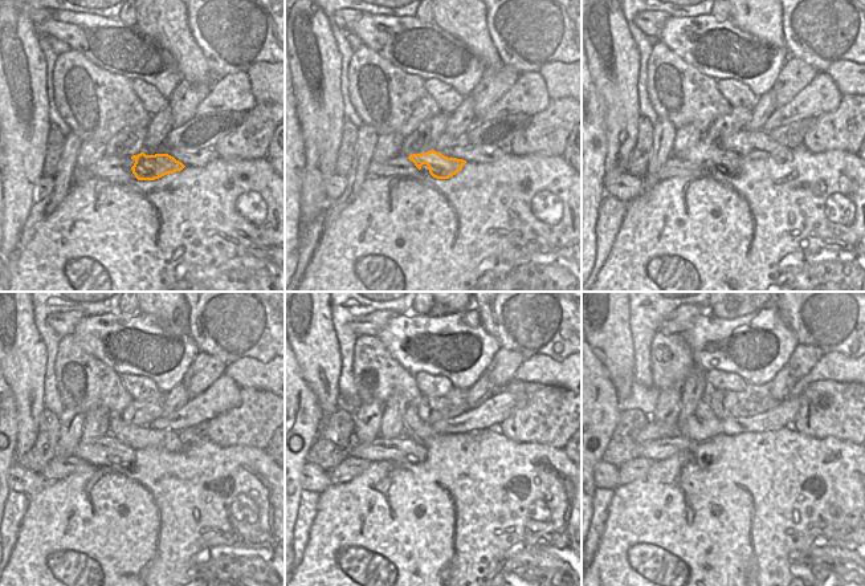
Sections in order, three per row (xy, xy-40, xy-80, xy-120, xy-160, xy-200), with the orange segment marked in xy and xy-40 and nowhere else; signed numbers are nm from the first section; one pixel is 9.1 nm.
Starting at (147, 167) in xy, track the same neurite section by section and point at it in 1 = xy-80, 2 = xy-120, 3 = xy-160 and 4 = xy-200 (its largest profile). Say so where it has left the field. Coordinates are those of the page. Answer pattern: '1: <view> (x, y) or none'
1: xy-80 (706, 155)
2: xy-120 (106, 451)
3: xy-160 (402, 448)
4: xy-200 (655, 450)

